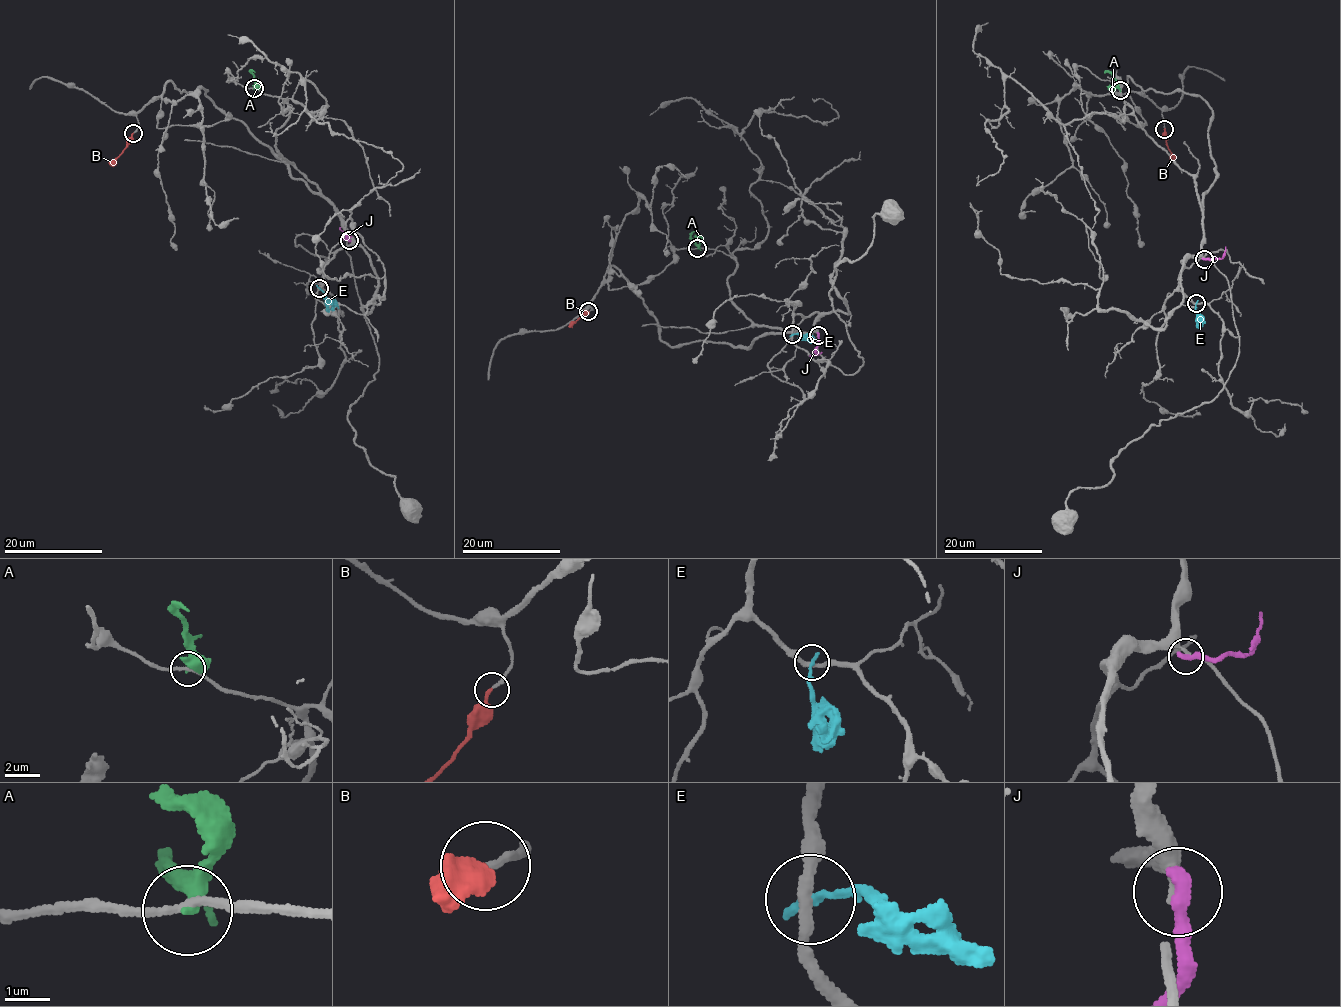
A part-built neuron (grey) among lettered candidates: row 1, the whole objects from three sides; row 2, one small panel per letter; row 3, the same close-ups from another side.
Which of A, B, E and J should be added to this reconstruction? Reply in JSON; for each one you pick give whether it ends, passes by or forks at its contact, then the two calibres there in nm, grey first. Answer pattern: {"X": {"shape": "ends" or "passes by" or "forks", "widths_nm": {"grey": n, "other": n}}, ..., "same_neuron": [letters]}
{"B": {"shape": "ends", "widths_nm": {"grey": 170, "other": 200}}, "same_neuron": ["B"]}

